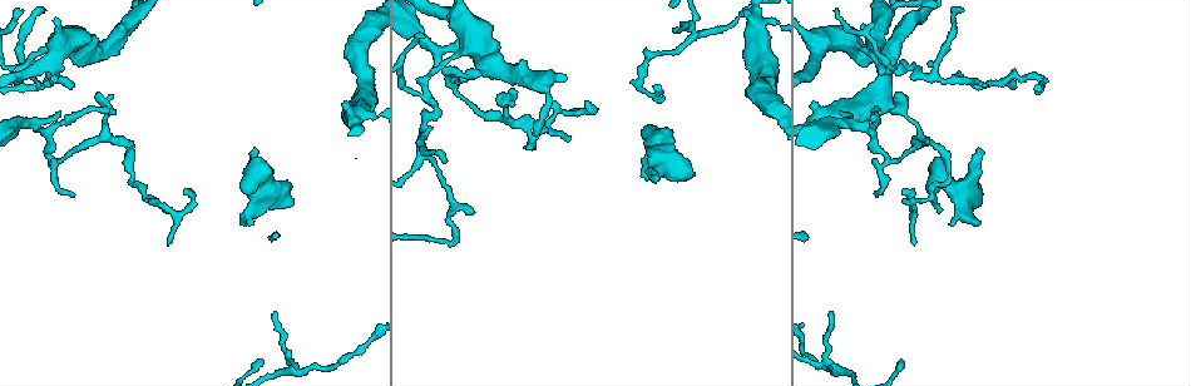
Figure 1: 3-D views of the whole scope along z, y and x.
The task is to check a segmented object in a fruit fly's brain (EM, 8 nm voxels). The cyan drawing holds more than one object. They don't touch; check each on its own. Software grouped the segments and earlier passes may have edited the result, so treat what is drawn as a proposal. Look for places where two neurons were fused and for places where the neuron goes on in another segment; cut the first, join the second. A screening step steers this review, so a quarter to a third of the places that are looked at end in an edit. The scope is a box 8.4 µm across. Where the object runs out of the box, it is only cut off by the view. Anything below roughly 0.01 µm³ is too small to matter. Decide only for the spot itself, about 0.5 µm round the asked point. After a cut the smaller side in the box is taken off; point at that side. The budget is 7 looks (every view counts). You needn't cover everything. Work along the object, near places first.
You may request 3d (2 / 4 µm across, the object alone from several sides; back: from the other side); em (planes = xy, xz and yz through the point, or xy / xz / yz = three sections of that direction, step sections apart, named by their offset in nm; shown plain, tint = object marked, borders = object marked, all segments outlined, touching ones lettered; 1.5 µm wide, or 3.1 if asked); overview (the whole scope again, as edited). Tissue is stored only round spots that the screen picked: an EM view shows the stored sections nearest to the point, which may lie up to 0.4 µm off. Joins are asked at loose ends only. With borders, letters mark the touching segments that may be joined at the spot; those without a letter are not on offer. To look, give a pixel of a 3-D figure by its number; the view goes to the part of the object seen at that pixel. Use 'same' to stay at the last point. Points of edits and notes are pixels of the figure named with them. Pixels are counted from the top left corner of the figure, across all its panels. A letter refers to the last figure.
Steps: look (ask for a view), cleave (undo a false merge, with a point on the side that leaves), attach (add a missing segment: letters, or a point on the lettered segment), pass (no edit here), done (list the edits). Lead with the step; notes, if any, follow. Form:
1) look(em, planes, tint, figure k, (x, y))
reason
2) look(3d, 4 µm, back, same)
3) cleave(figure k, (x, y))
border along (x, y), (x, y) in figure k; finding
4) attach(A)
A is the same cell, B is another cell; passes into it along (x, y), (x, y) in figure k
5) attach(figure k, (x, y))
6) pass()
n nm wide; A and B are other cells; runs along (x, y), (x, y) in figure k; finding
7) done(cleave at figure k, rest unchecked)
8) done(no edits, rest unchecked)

look(em, planes, borders, figure 1, (979, 149))
branch stops here

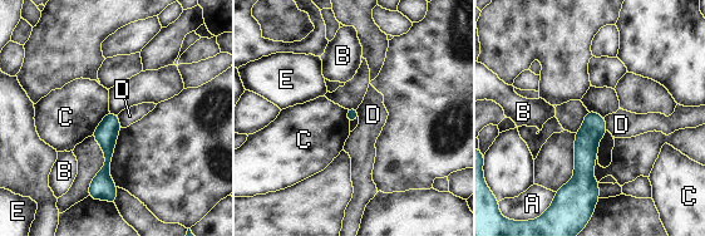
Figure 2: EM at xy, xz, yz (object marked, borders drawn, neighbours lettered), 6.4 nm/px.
pass()
A, B, C, D and E are other cells; runs along (591, 114), (586, 143), (588, 192) in figure 2; none of them fits

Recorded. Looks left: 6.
look(3d, 2 µm, figure 1, (940, 212))

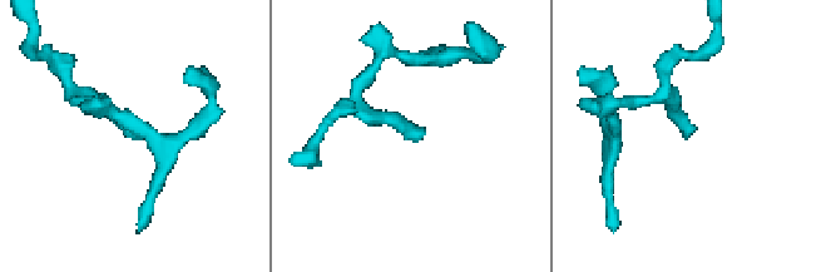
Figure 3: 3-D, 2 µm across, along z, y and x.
look(em, planes, borders, figure 3, (421, 127))

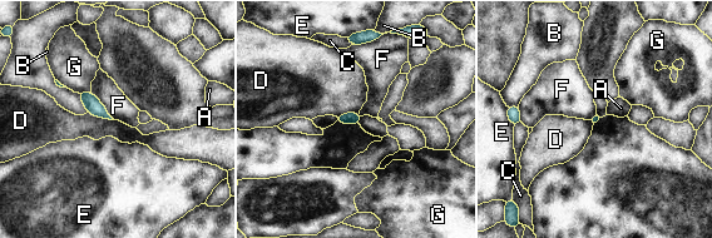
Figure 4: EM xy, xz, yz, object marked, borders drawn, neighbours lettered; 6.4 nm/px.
pass()
F touches over 240 nm; A, B, C, D, E, F and G are other cells; border along (88, 112), (113, 120) in figure 4; no lettered segment goes on from it

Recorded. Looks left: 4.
look(em, planes, plain, figure 1, (677, 31))
thin end

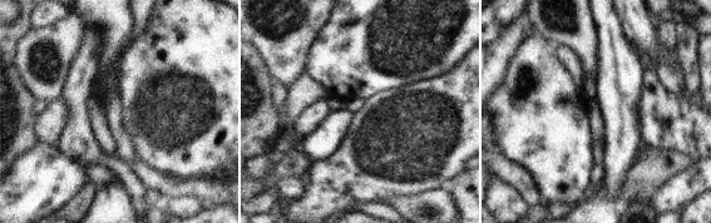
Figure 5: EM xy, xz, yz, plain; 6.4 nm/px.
look(em, planes, borders, same)

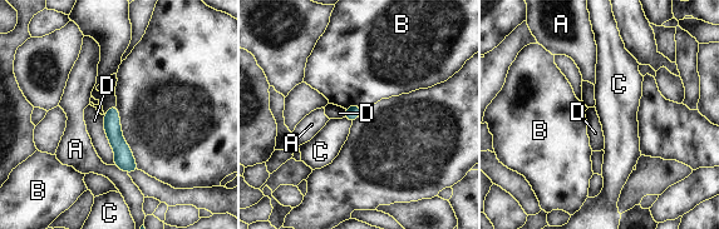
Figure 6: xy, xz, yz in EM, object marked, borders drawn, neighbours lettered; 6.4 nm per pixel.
pass()
90 nm wide; A, B, C and D are other cells; border along (344, 117), (351, 123) in figure 6; no lettered segment goes on from it

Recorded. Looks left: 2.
done(no edits, rest unchecked)

